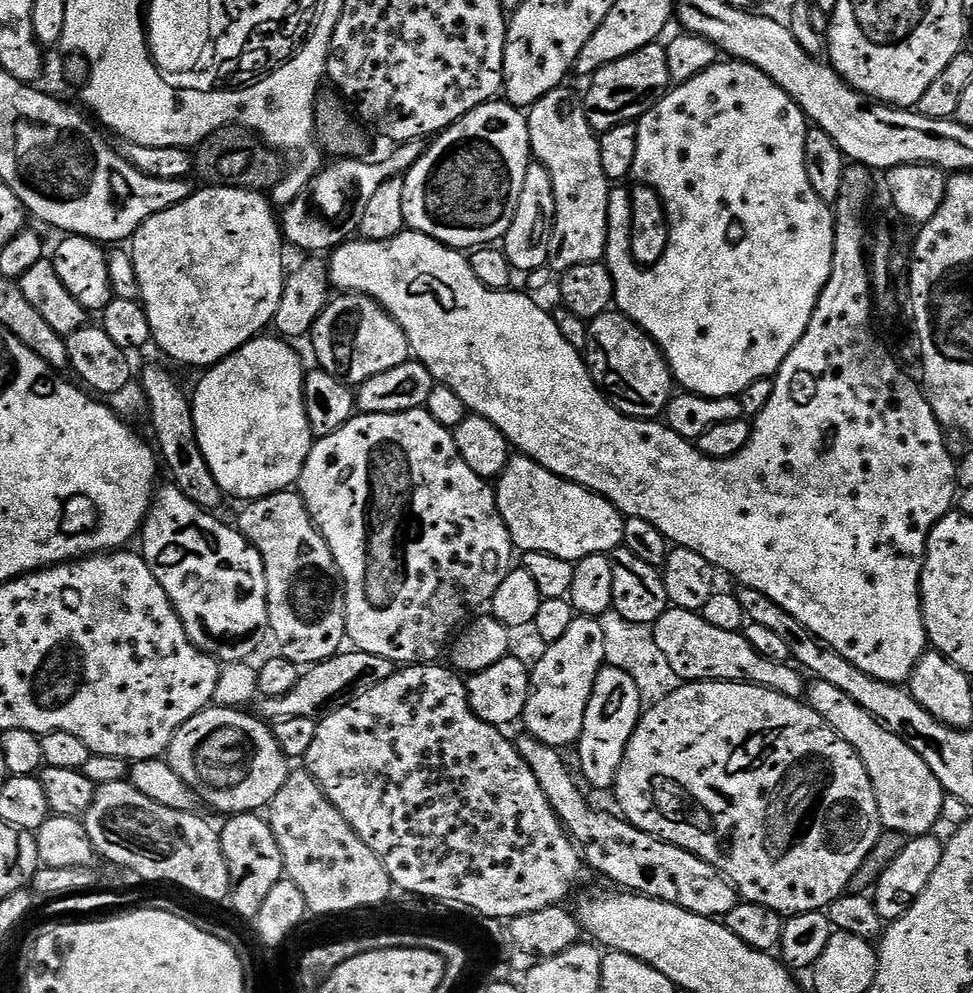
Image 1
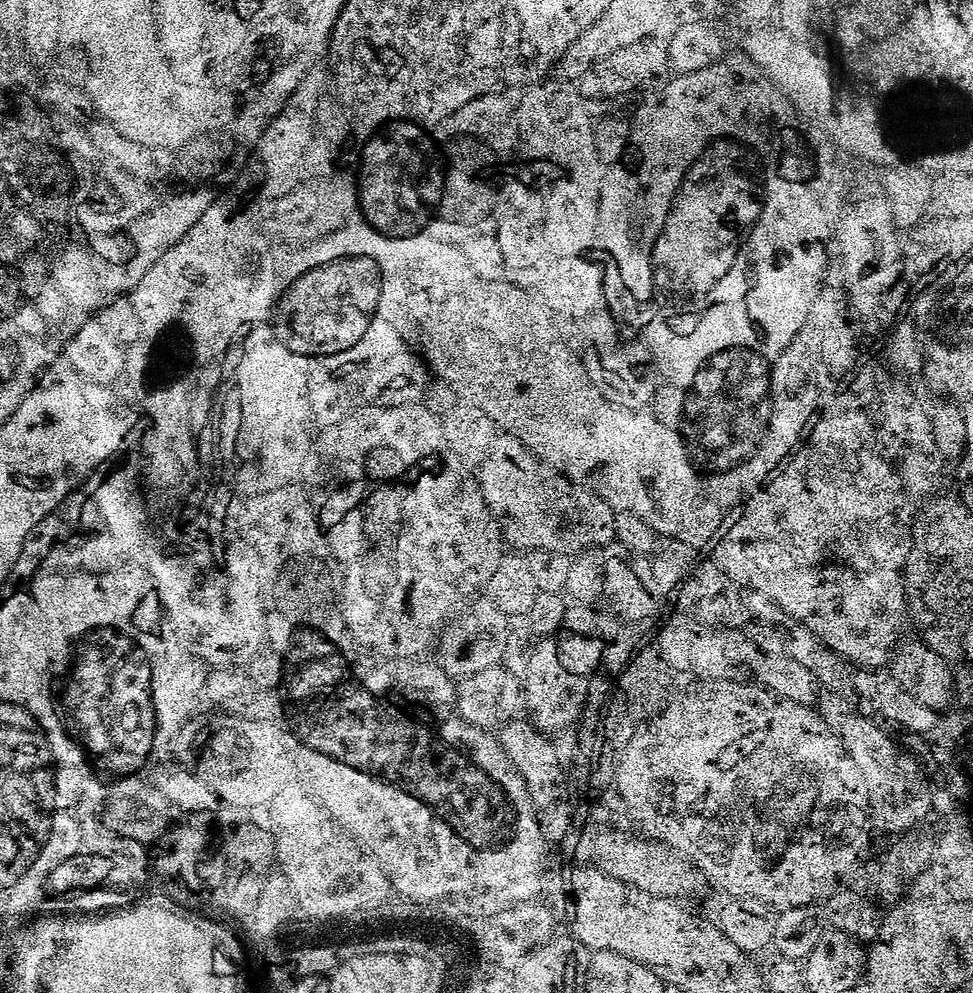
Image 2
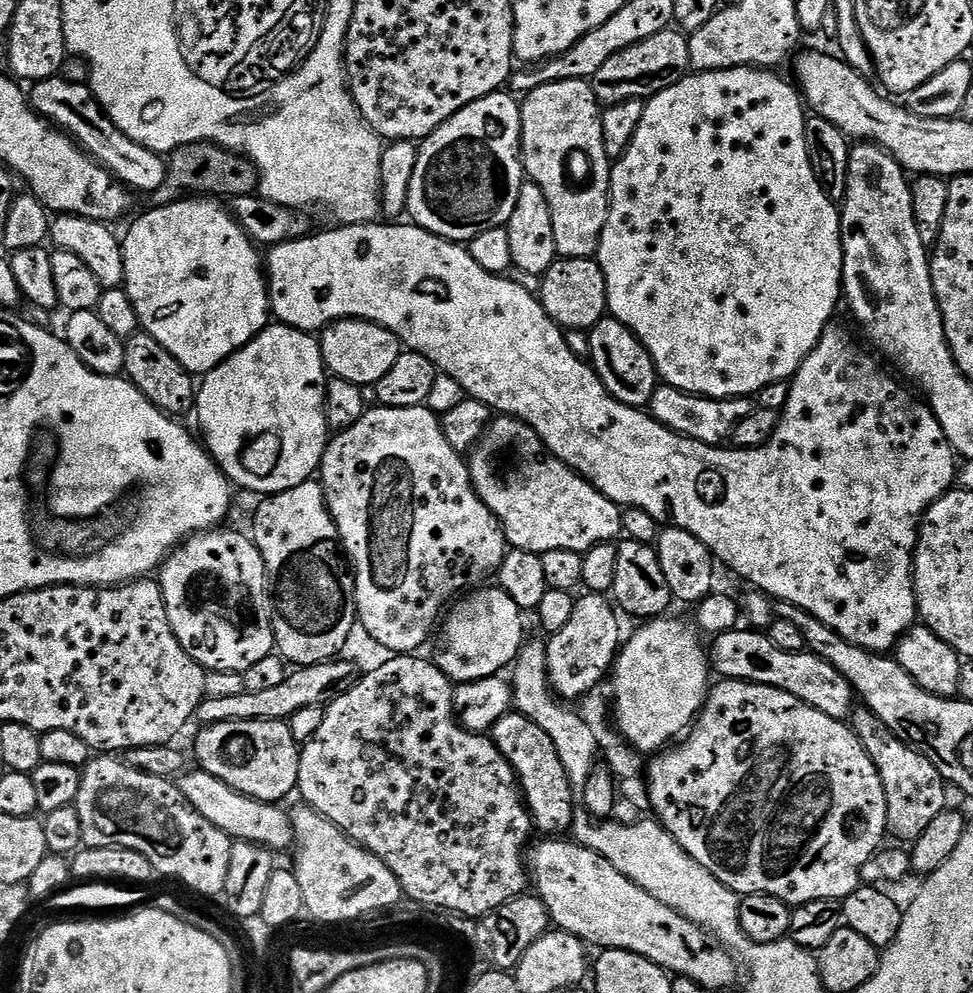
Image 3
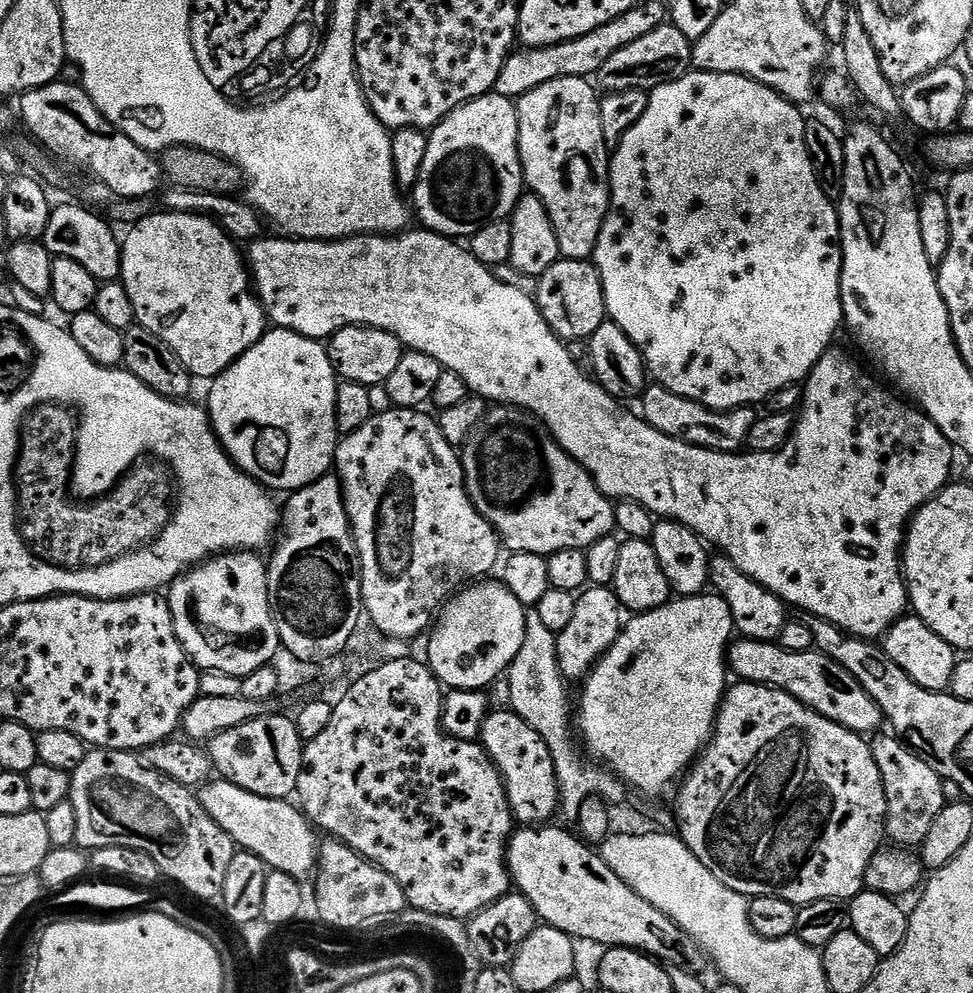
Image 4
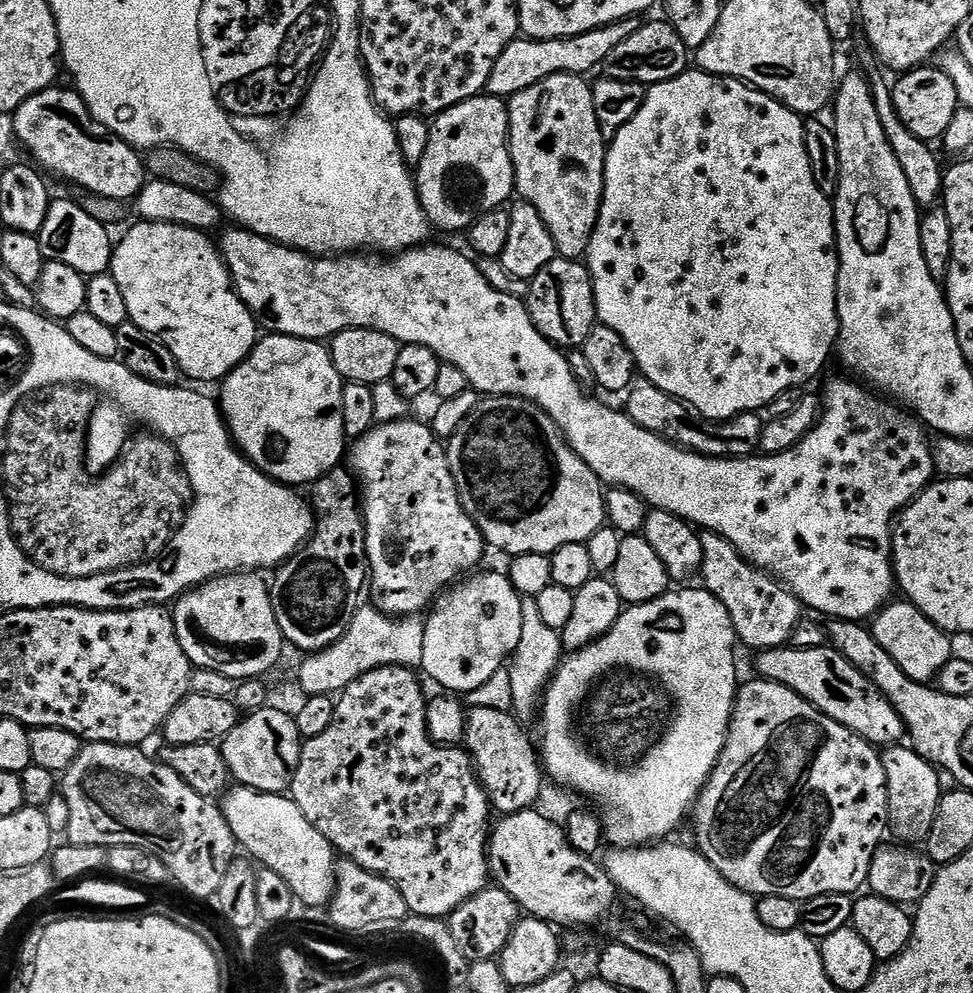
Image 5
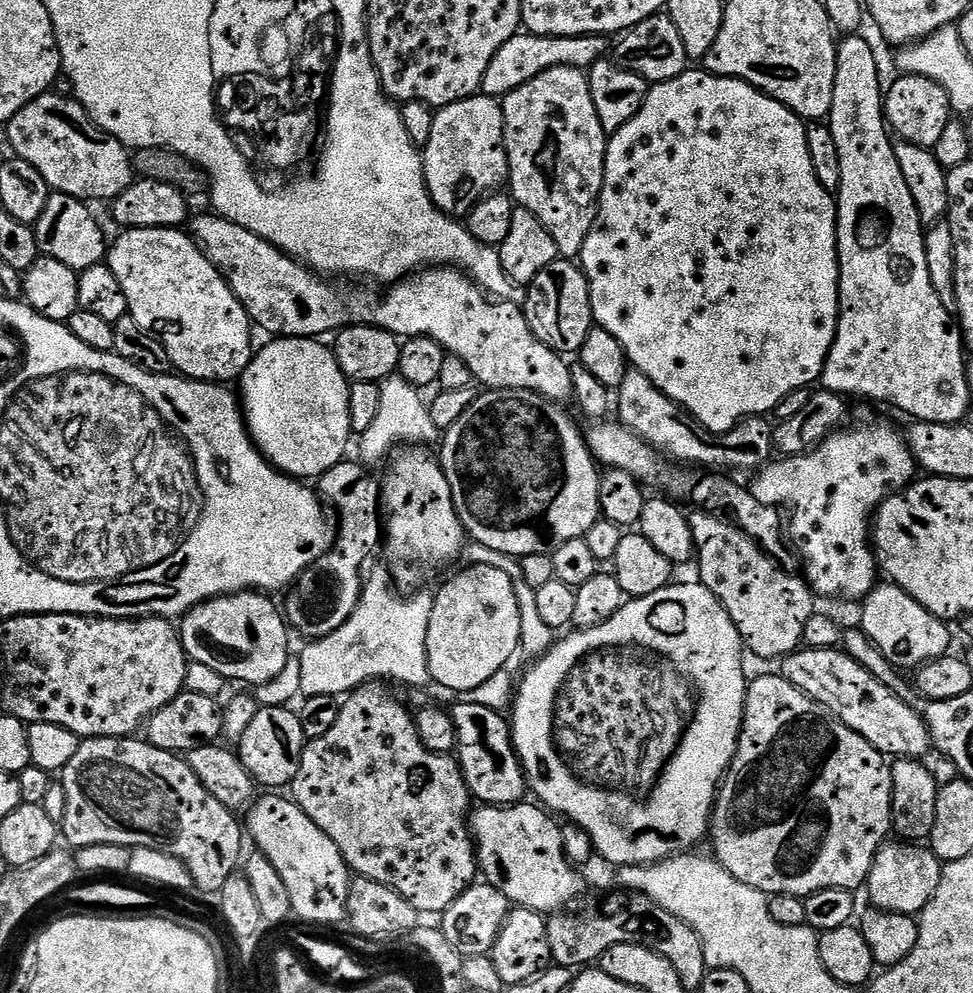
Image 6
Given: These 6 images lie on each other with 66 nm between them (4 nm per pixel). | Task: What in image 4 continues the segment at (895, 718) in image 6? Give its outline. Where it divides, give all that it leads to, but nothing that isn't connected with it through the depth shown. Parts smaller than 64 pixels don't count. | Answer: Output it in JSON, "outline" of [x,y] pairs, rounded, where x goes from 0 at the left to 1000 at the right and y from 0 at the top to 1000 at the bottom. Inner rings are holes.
{"outline":[[[756,642],[751,646],[746,669],[762,686],[770,689],[789,689],[793,693],[803,693],[808,699],[820,703],[829,713],[836,713],[851,725],[861,727],[875,737],[896,739],[911,722],[904,713],[890,699],[890,695],[861,667],[857,667],[842,655],[834,657],[813,657],[792,645],[766,645]]]}

